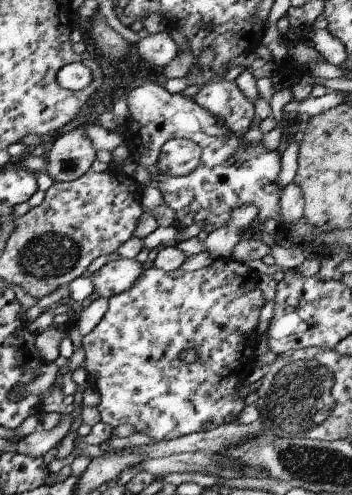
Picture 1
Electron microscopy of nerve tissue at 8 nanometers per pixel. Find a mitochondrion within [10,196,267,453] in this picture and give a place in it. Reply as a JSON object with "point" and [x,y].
{"point":[45,256]}

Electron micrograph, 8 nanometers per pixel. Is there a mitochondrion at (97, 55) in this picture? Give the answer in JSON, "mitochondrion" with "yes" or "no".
{"mitochondrion":"no"}

